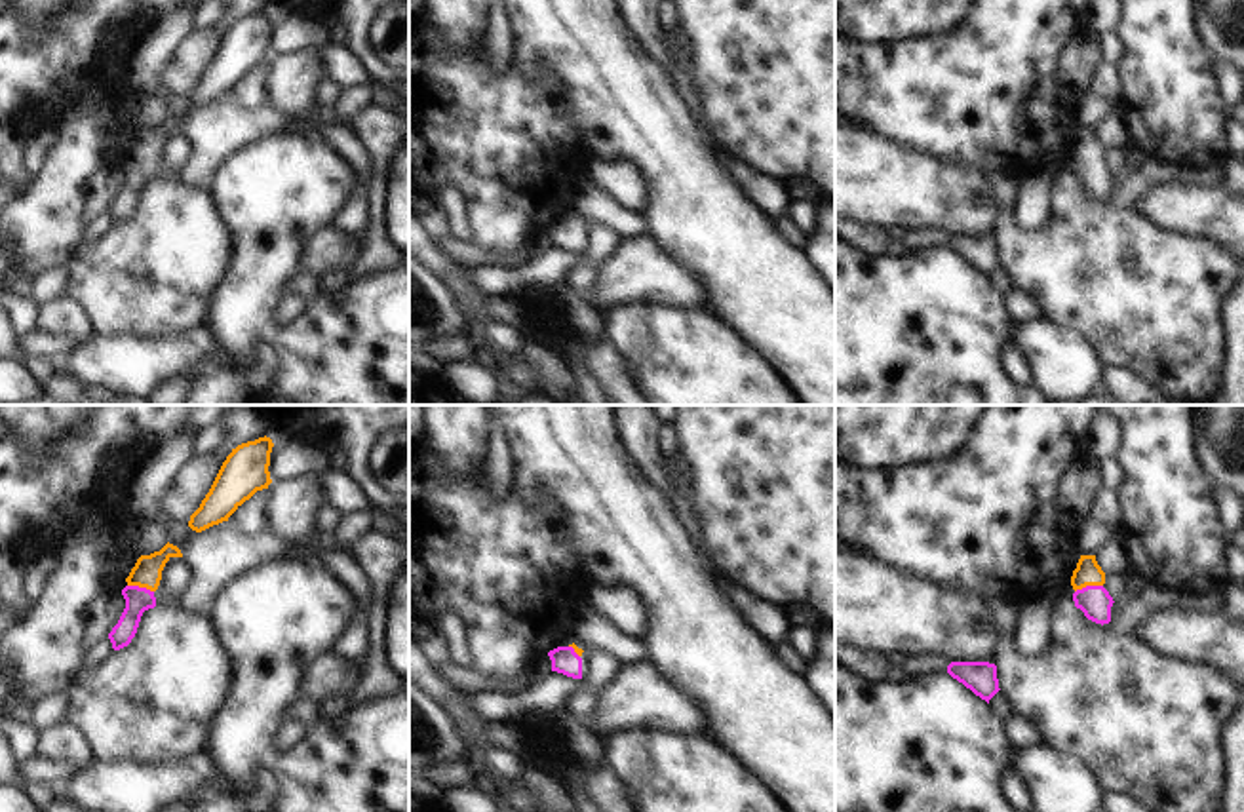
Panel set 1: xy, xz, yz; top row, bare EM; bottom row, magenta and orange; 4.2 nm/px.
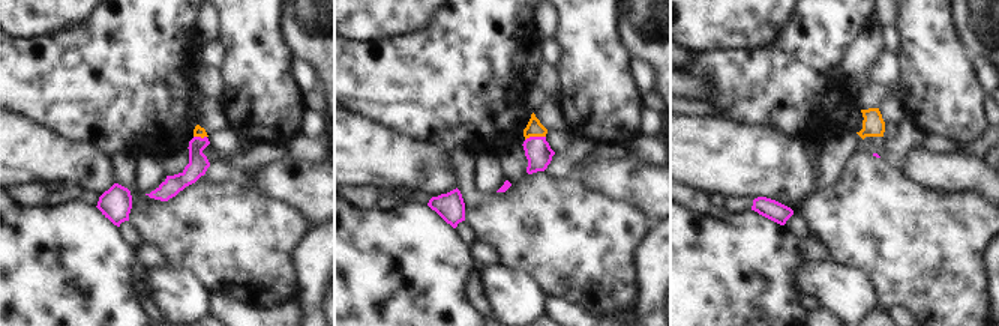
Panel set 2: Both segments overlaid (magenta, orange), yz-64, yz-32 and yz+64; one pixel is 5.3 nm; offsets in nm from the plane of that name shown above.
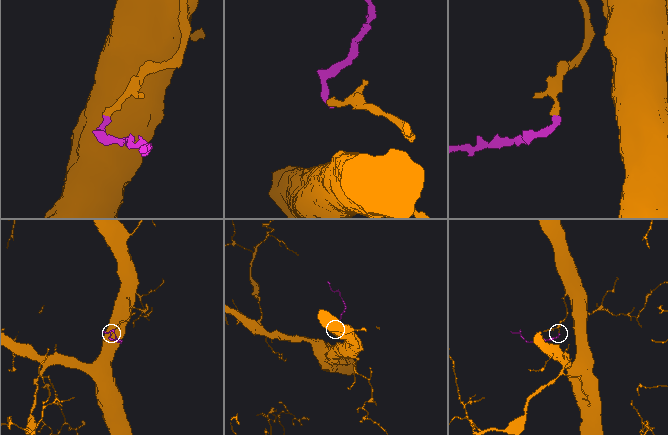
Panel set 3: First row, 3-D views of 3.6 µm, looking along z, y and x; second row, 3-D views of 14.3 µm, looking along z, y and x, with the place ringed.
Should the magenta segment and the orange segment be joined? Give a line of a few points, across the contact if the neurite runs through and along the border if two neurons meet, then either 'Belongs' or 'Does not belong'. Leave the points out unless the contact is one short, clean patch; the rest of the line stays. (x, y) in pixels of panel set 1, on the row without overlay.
Line: yz (1094, 175), (1088, 160), (1088, 147). Belongs.

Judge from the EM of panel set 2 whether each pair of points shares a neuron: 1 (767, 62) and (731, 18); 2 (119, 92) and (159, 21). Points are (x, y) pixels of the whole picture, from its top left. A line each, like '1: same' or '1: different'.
1: different
2: same

